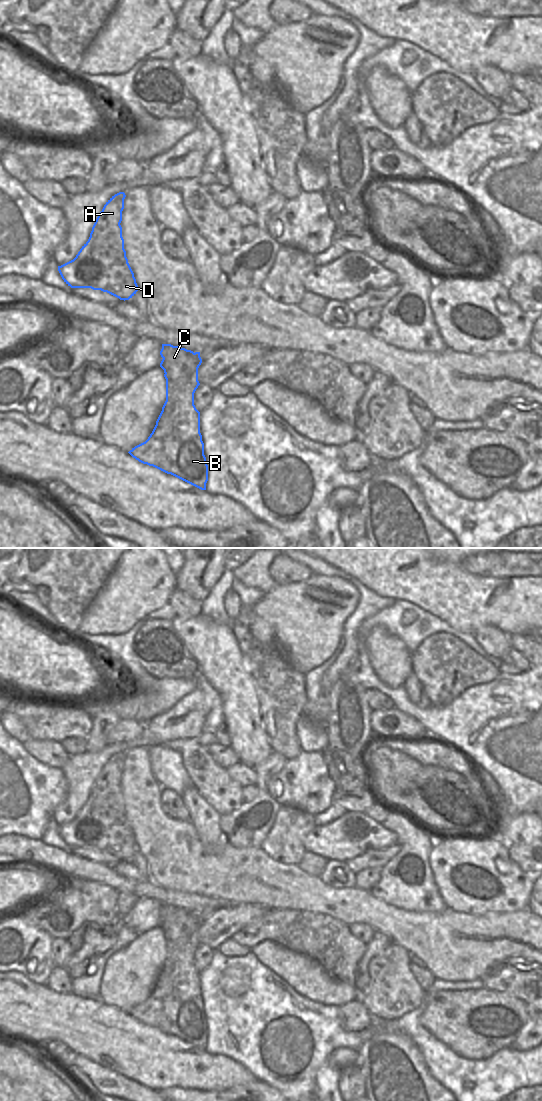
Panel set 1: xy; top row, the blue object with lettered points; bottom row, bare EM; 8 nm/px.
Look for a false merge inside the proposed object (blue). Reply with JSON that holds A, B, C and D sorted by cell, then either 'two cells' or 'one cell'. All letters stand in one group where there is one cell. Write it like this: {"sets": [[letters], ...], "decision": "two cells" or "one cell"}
{"sets": [["A", "C", "D"], ["B"]], "decision": "two cells"}

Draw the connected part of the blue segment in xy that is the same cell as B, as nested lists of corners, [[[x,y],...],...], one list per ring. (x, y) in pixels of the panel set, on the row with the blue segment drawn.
[[[198,372],[185,374],[179,380],[171,380],[167,374],[166,401],[148,439],[128,453],[143,464],[171,474],[201,490],[206,490],[208,465],[204,455],[204,443],[200,433],[200,412],[194,405],[194,393],[200,385]]]

